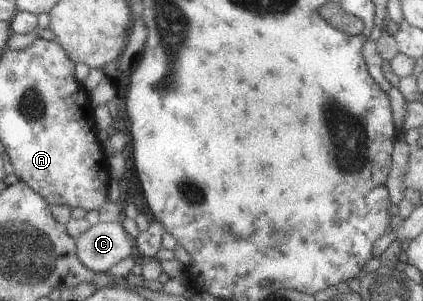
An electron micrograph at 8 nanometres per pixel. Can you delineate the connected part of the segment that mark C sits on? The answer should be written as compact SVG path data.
M119 219L96 222L75 241L79 262L91 272L105 272L118 261L134 255L134 240L124 231Z

